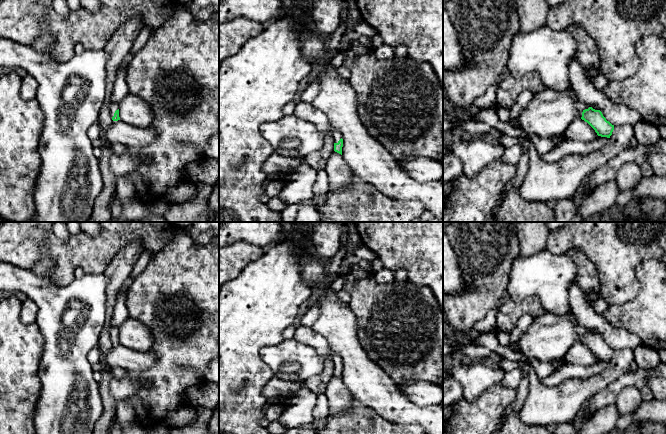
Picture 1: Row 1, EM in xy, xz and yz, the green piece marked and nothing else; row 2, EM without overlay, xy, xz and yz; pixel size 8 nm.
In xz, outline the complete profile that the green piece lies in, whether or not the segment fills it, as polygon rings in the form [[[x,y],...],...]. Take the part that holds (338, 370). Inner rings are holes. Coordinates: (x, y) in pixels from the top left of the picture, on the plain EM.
[[[293,338],[263,347],[260,356],[275,377],[287,382],[304,384],[307,379],[323,371],[327,359],[334,363],[334,375],[342,379],[343,363],[339,354],[319,355],[312,347]]]

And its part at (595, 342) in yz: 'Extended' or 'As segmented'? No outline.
Extended

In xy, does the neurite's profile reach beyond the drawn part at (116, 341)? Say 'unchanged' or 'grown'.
grown

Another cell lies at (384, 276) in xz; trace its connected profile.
[[[382,268],[381,270],[375,272],[374,276],[376,281],[380,284],[388,284],[395,281],[395,271],[391,271],[386,268]]]

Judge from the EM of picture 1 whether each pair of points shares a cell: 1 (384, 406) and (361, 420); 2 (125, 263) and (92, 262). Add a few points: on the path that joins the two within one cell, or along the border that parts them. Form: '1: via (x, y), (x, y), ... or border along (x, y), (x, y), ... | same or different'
1: border along (355, 398), (372, 408), (388, 421), (394, 423) | different
2: border along (125, 245), (103, 272) | different

